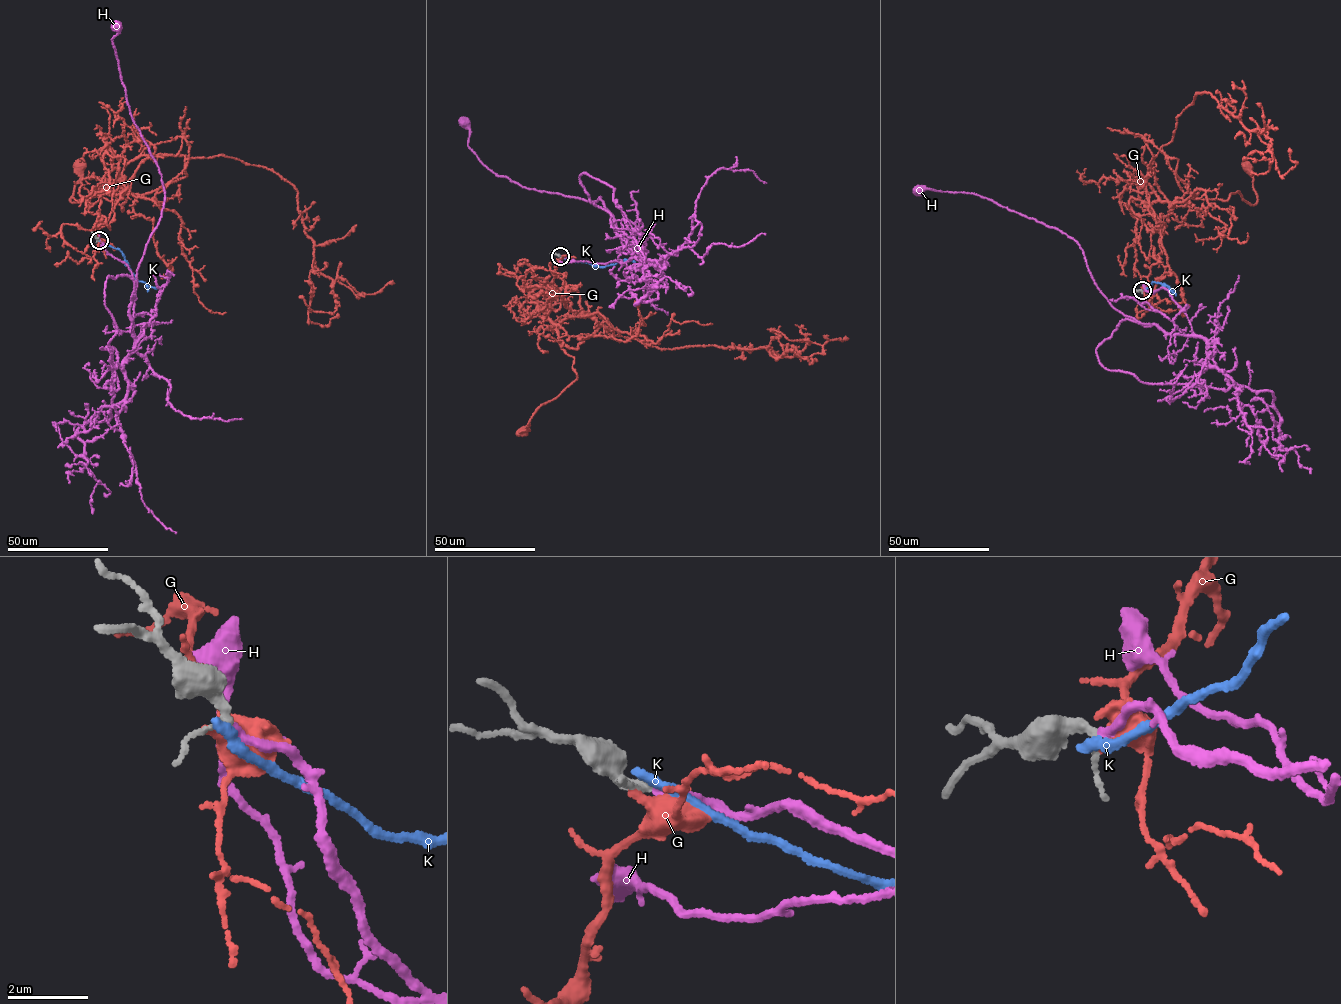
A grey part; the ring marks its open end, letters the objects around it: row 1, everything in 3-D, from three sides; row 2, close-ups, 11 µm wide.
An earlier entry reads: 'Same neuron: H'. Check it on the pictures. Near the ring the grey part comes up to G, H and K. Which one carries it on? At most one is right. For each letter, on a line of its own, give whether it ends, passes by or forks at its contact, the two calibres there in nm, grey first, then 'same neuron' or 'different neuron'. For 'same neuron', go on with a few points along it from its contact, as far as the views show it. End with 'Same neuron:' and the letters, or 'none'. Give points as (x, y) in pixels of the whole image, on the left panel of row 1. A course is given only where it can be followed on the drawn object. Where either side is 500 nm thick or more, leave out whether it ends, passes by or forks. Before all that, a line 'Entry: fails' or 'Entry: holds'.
Entry: holds
G: it ends | 140/320 nm | different neuron
H: it ends | 220/180 nm | same neuron | via (99, 240), (131, 272), (132, 332), (138, 270), (164, 191), (126, 97), (111, 39), (117, 26)
K: it ends | 200/280 nm | different neuron
Same neuron: H

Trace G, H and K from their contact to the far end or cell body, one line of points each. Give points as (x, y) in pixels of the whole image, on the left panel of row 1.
G: (97, 240), (94, 227), (109, 226), (98, 187), (115, 168), (126, 201), (70, 201), (79, 164)
H: (99, 240), (131, 272), (132, 332), (138, 270), (164, 191), (126, 97), (111, 39), (117, 26)
K: (98, 240), (120, 250), (137, 280), (157, 289)

